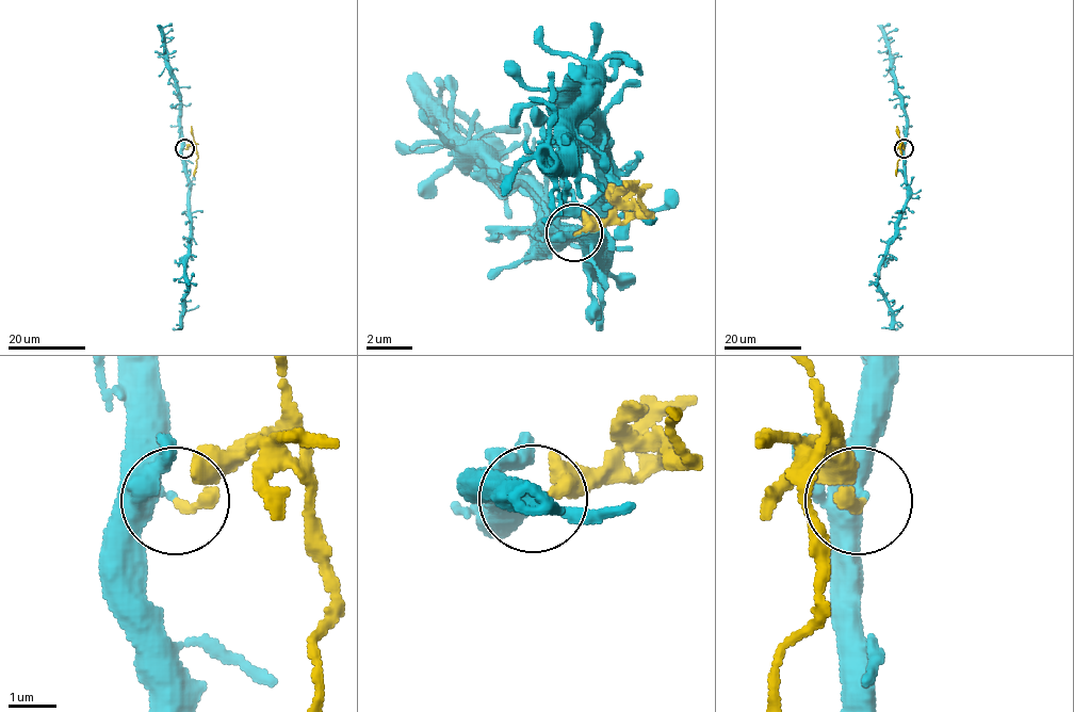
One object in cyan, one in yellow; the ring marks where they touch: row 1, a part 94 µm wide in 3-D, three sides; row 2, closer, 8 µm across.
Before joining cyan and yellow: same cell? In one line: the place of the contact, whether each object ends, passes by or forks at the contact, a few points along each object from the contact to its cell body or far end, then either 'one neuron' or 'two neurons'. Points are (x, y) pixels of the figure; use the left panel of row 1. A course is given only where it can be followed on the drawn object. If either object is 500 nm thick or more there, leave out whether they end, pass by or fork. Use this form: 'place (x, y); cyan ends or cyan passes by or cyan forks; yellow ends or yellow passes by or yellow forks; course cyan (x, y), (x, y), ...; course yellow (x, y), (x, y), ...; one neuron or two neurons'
place (184, 148); cyan ends; yellow ends; course cyan (185, 148), (182, 163), (188, 183), (190, 243), (184, 310), (180, 326), (173, 328); course yellow (185, 148), (196, 146), (194, 176); two neurons

